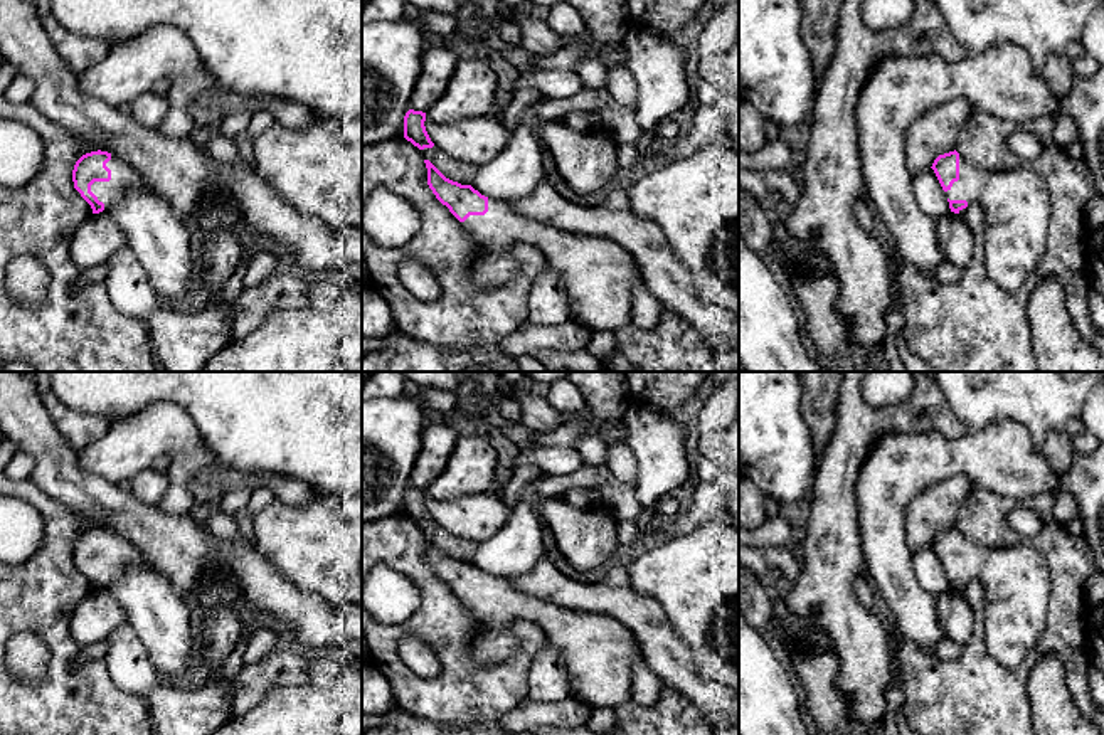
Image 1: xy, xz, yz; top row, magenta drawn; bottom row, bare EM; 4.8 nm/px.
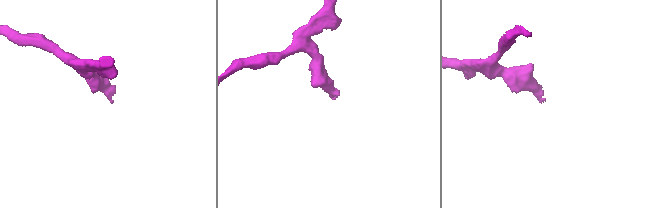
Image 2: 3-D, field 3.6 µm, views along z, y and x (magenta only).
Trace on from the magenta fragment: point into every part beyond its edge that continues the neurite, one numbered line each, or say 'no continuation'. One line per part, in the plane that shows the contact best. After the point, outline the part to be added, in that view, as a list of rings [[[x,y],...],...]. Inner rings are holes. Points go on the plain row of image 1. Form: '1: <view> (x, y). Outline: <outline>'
1: xy (123, 552). Outline: [[[111,531],[111,537],[106,540],[111,547],[109,558],[94,558],[91,568],[104,580],[104,587],[111,585],[113,579],[130,565],[146,562],[141,550],[130,540],[123,538],[116,531]],[[146,562],[151,565],[150,562]]]

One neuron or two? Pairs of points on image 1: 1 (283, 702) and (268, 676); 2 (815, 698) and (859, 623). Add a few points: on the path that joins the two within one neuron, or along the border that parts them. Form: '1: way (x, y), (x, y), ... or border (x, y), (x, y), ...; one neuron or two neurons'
1: border (310, 682), (273, 687), (244, 712); two neurons
2: border (812, 631), (833, 645), (845, 700); two neurons

